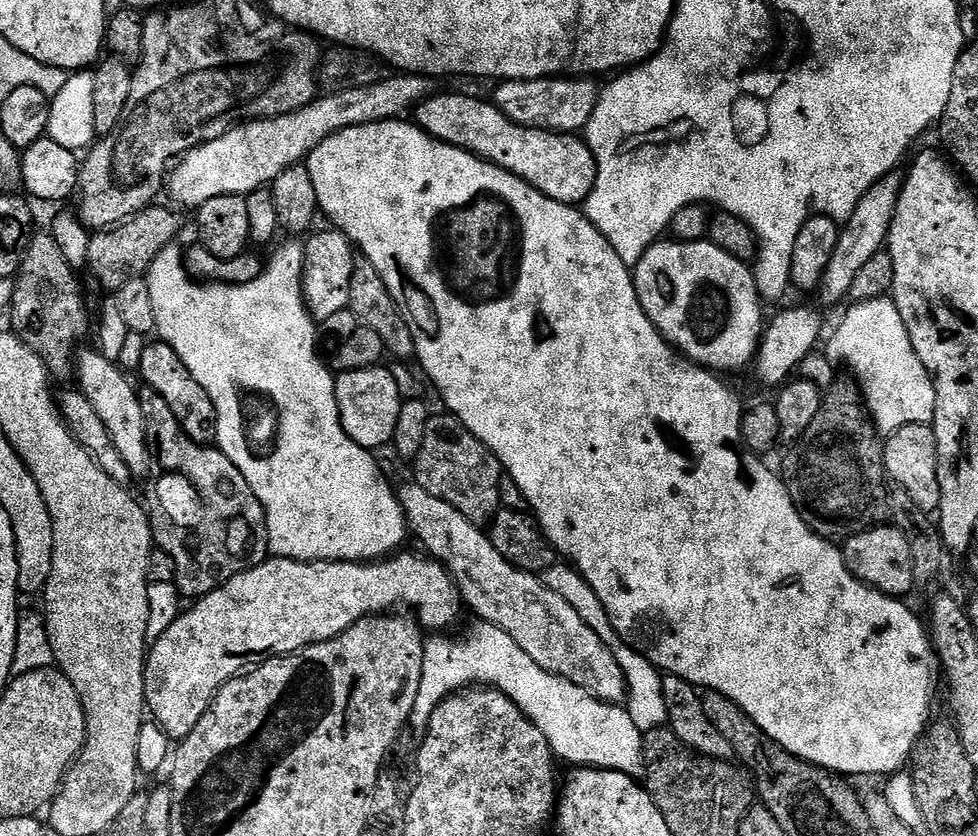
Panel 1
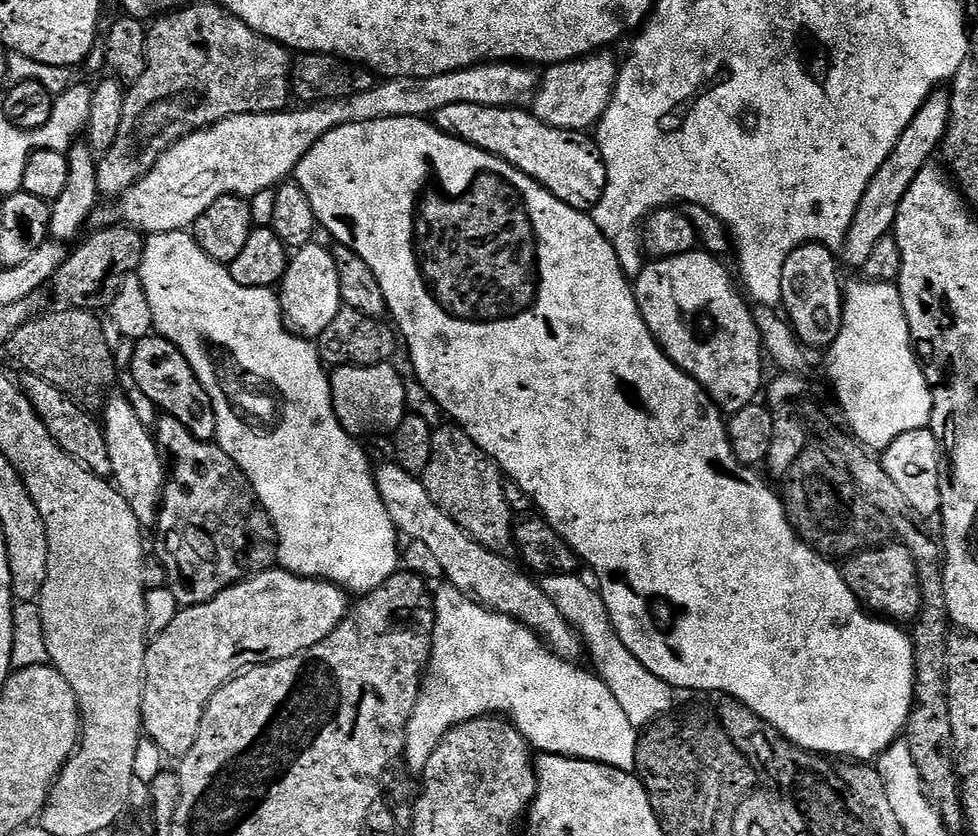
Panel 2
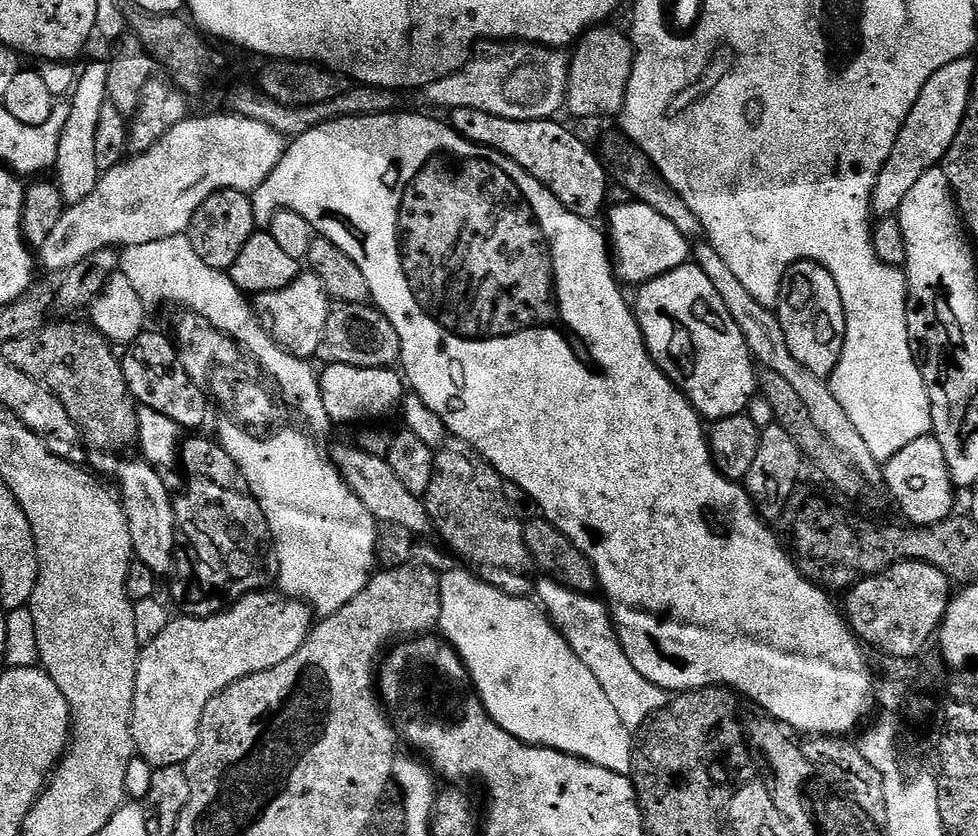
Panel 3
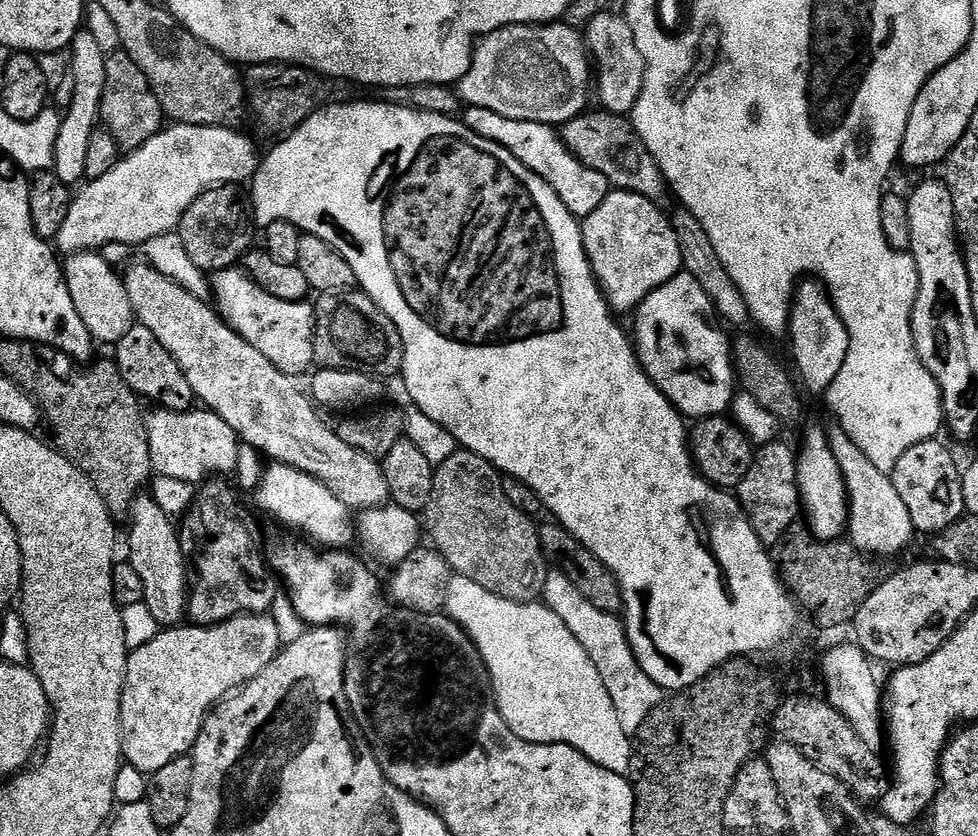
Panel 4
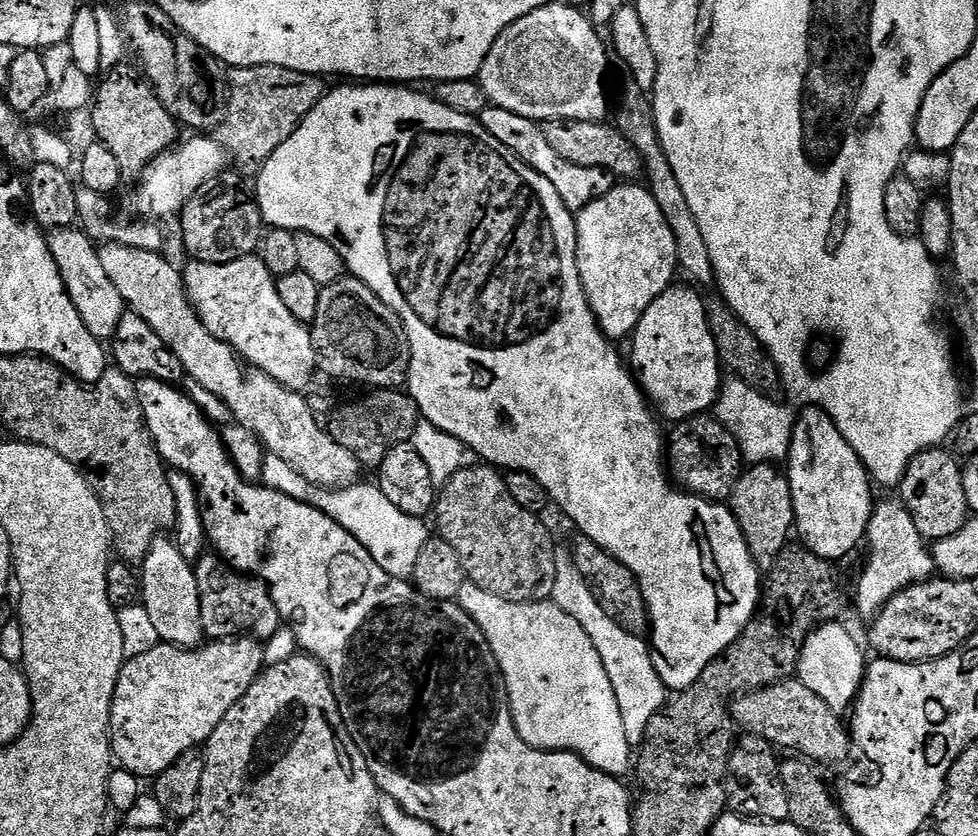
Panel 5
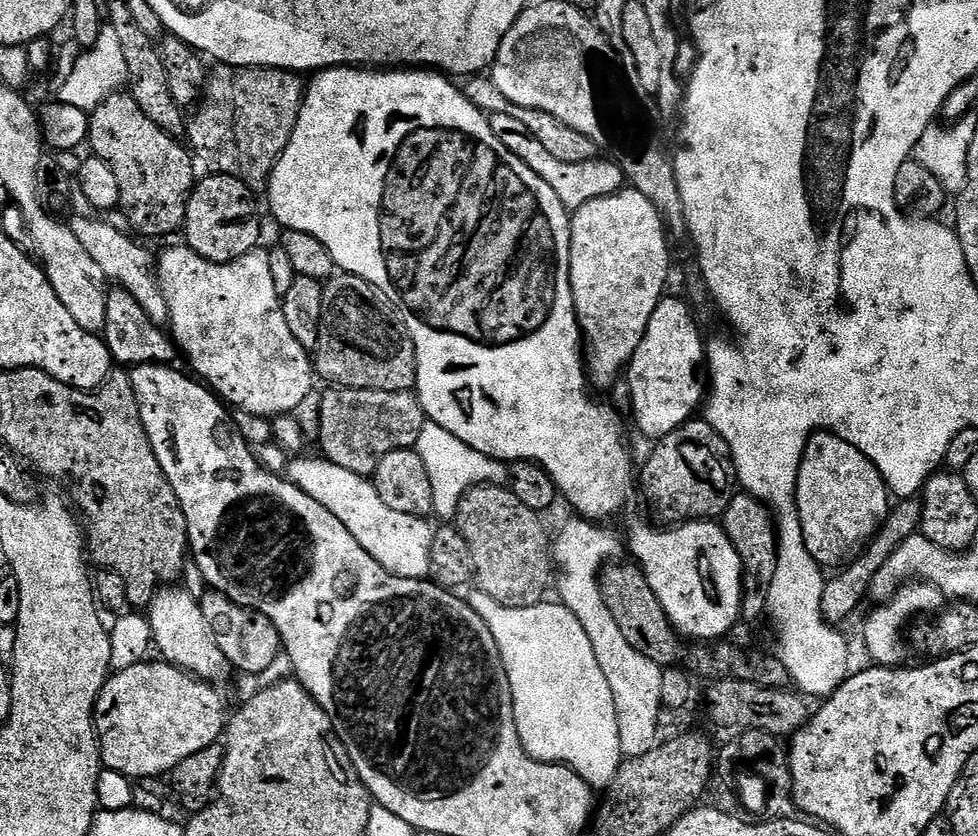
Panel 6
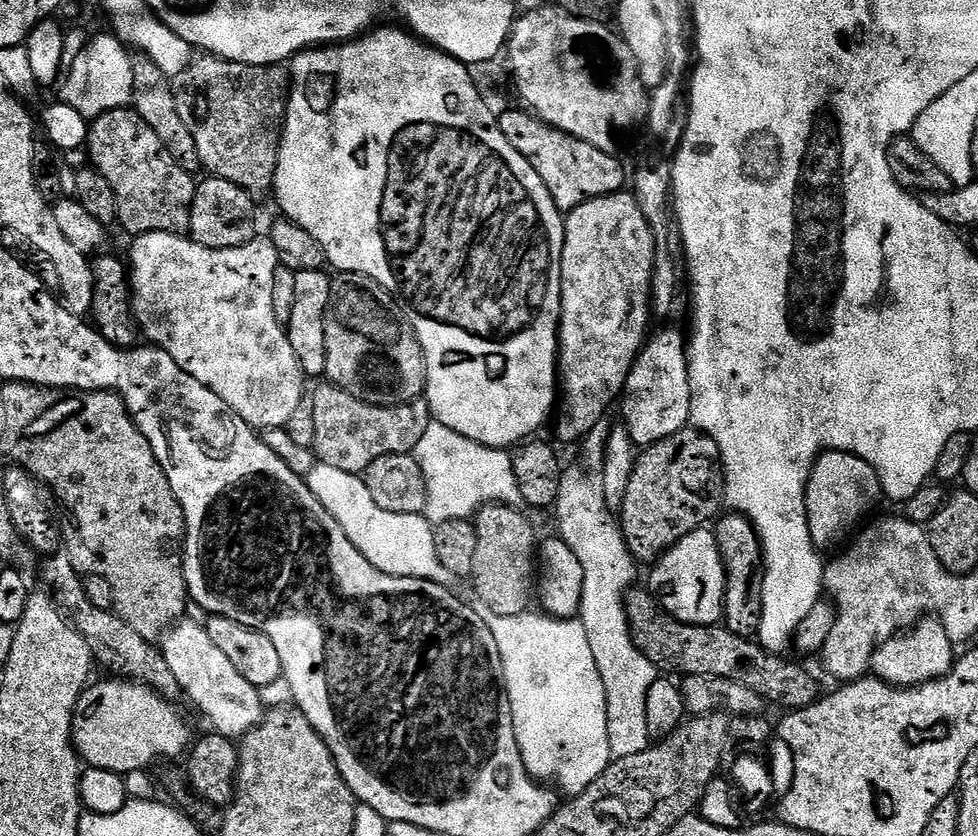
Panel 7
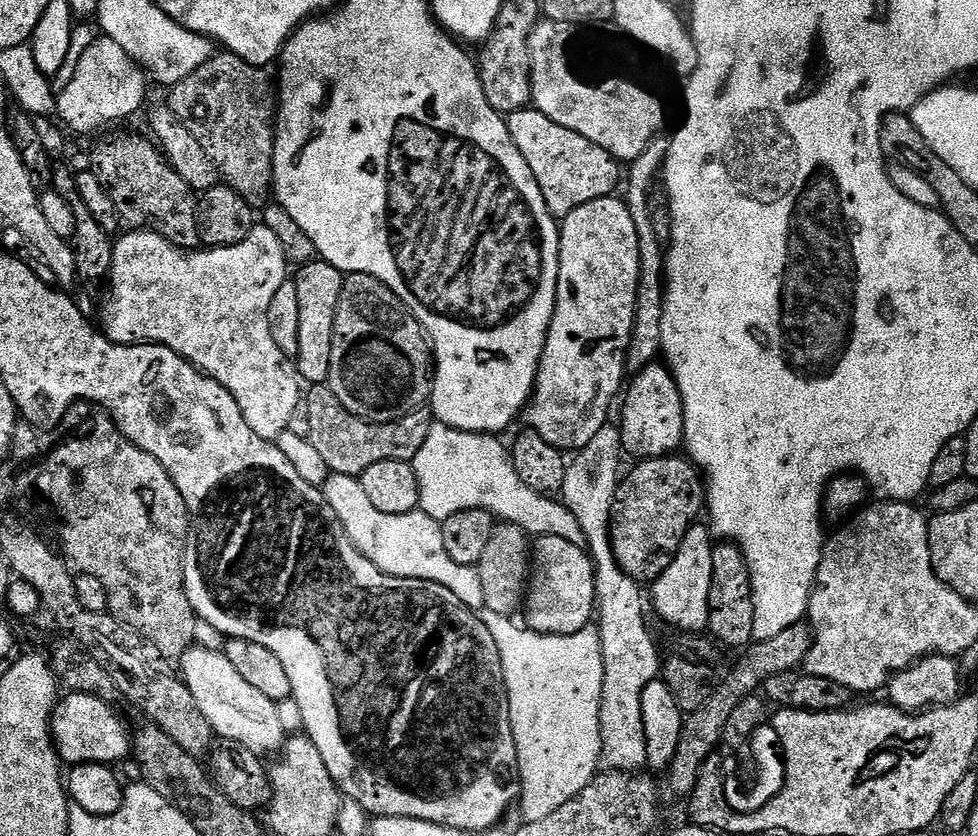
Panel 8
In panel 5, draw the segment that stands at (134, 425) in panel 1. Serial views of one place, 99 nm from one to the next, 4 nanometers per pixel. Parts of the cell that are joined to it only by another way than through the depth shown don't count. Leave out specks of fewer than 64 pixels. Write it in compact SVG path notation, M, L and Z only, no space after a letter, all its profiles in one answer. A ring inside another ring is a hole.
M157 538L144 555L142 567L142 605L150 614L161 641L165 644L177 644L179 648L197 647L205 639L205 634L195 567L179 553L172 538Z

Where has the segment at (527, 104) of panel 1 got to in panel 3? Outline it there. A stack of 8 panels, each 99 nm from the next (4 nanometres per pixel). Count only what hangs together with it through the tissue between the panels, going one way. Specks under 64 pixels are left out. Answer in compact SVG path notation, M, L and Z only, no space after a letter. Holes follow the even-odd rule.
M593 26L575 41L568 65L566 112L580 120L595 116L619 117L624 110L626 90L632 77L632 42L616 28Z

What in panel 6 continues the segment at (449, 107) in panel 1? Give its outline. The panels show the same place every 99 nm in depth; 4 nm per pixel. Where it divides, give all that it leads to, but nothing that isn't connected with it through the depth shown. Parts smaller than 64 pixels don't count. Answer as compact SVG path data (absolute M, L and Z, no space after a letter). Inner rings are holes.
M494 113L488 116L488 121L490 130L498 138L498 142L502 142L502 146L506 146L510 154L522 158L522 162L526 162L526 166L530 166L530 170L534 170L534 174L538 174L538 178L542 178L542 182L546 182L546 186L550 186L550 190L558 194L562 206L568 209L569 213L586 206L586 202L594 202L594 198L609 196L625 187L626 181L622 170L611 158L562 162L561 159L554 158L517 119L510 118L504 113Z

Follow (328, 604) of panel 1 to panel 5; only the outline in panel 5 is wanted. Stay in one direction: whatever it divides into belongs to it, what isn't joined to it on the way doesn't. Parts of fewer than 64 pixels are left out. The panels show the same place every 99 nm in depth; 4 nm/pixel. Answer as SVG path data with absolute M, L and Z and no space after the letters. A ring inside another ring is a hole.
M245 634L230 640L213 640L194 648L179 648L177 644L159 642L146 654L125 659L118 686L114 690L114 702L110 706L112 754L121 769L139 778L155 778L164 773L182 754L199 749L208 743L210 734L226 718L226 710L234 706L250 690L266 667L265 645Z

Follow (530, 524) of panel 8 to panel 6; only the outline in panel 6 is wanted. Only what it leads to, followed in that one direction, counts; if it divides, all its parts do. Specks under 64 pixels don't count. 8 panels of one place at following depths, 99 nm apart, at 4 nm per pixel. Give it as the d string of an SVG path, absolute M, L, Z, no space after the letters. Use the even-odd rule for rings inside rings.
M425 422L422 434L418 434L418 442L414 449L426 466L426 474L430 474L430 487L434 489L433 513L438 517L455 517L456 506L461 497L478 484L503 485L509 479L510 472L501 461L490 458L454 438L450 430L442 430L442 426Z

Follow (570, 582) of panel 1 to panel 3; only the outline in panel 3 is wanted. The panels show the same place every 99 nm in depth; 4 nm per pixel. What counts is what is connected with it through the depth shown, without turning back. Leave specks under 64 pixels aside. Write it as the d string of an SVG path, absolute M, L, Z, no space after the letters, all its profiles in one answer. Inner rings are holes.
M551 578L541 579L535 585L534 596L562 638L566 638L570 650L574 650L574 654L582 658L586 670L598 678L598 686L602 686L606 698L610 698L618 718L622 718L622 726L638 730L655 712L668 705L669 693L642 678L642 674L634 670L634 662L626 658L626 650L622 650L616 625L612 623L610 609L603 599L595 600L595 595L578 593Z

